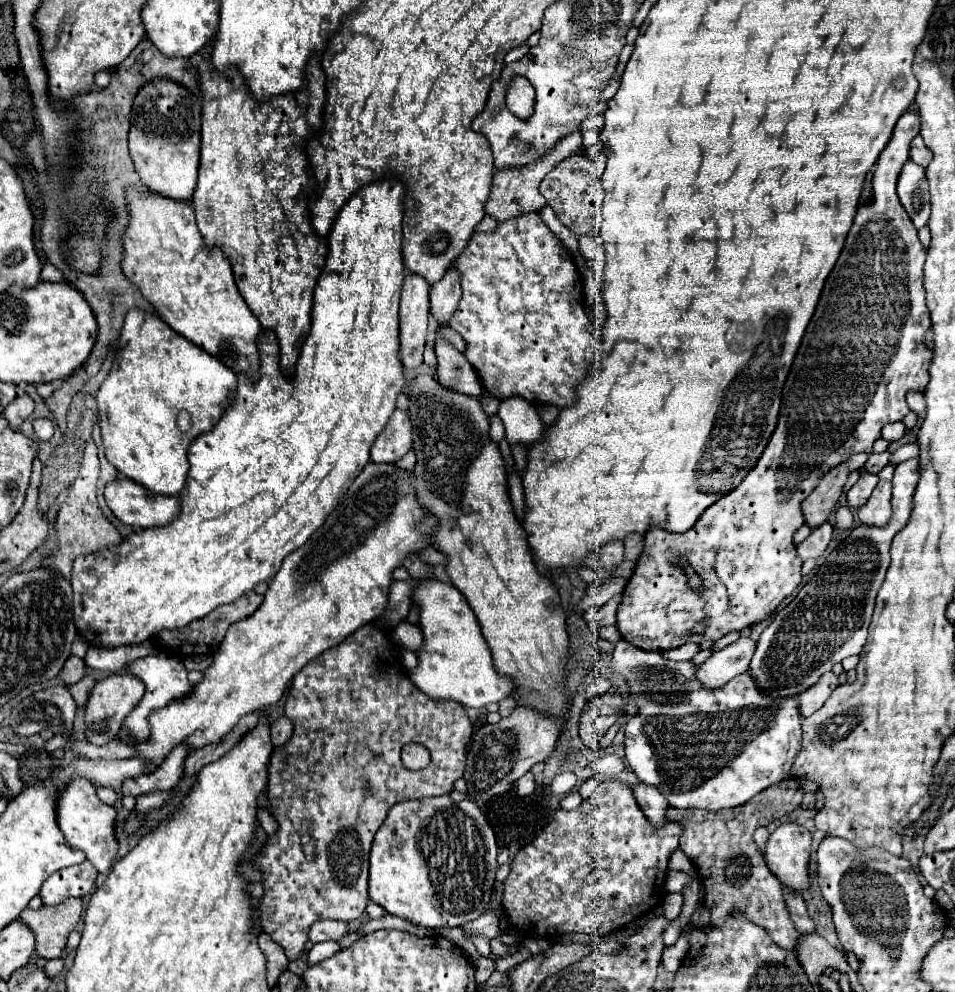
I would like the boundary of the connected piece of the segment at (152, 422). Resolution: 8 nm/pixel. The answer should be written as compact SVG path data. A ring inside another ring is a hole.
M131 309L127 313L119 335L119 367L107 375L107 379L97 391L99 425L105 455L119 469L119 473L127 477L119 477L105 487L107 505L121 523L139 529L149 529L169 525L173 519L179 517L181 505L175 495L179 495L187 483L187 449L199 435L215 427L215 423L221 419L227 405L231 405L235 397L237 373L233 369L225 367L213 355L205 353L189 339L175 333L159 317L141 309Z

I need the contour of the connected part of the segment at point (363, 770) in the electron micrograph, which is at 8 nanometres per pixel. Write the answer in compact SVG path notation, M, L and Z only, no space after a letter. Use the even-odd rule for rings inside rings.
M367 623L337 647L327 649L315 661L309 661L293 677L287 693L285 715L291 719L295 729L291 739L271 755L271 789L267 793L279 831L269 837L267 847L253 863L263 871L263 885L267 889L257 911L259 923L263 931L285 949L289 961L303 953L311 923L321 919L353 921L365 911L369 901L369 849L389 809L409 799L447 795L453 791L453 783L465 773L473 725L463 705L423 695L423 691L411 683L409 671L399 657L401 649L393 643L391 631ZM407 743L421 743L429 749L429 771L407 771L403 767L399 755ZM303 837L309 839L307 849L301 847Z

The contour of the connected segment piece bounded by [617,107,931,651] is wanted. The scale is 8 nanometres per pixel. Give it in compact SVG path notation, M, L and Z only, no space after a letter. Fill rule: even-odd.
M909 107L901 119L897 121L895 129L893 129L893 137L889 139L887 147L883 149L883 153L879 155L879 161L875 165L875 171L873 171L873 179L871 179L871 187L873 187L873 199L869 203L863 203L859 205L857 209L857 215L855 215L855 221L853 221L853 227L847 235L847 241L845 241L845 247L841 251L841 257L839 261L835 263L833 271L829 273L827 281L825 281L825 287L823 287L823 293L821 293L821 299L817 303L817 309L815 309L815 315L811 319L811 323L807 325L807 331L803 335L803 341L799 345L799 351L797 351L797 357L793 361L793 367L787 375L787 381L785 381L785 387L783 387L783 401L781 401L781 411L779 411L779 421L777 421L777 427L773 431L773 435L769 437L767 445L765 445L765 451L761 453L757 465L743 477L743 481L739 483L739 487L735 487L733 491L729 491L727 495L723 495L719 501L715 501L711 507L707 507L707 511L701 515L701 519L697 519L697 523L691 527L691 531L685 531L685 533L673 533L673 531L667 531L659 525L651 527L647 533L645 533L645 547L643 547L643 553L637 561L637 567L633 571L633 575L629 577L625 589L623 589L623 601L619 605L619 611L617 611L617 629L621 633L621 637L625 641L629 641L631 645L643 649L643 651L669 651L669 649L675 649L675 647L681 647L683 643L687 641L703 641L703 639L721 639L723 635L731 633L731 631L741 631L743 627L751 627L759 621L763 621L765 617L771 615L771 611L785 599L789 597L797 585L801 583L803 575L801 575L801 559L795 551L795 543L793 543L793 533L803 525L803 515L801 515L801 501L817 487L817 483L821 481L821 477L837 467L839 463L843 463L847 457L855 455L855 453L871 453L873 451L873 443L881 437L881 429L883 425L887 423L895 423L895 421L901 421L907 413L909 413L909 407L907 407L907 393L909 391L923 391L927 387L927 367L929 367L929 361L931 361L931 351L925 347L925 333L927 329L931 327L931 321L929 321L929 311L927 311L927 305L925 305L925 289L923 289L923 263L925 263L925 257L927 257L927 251L923 249L923 245L919 243L917 239L917 231L915 227L911 227L911 219L907 219L907 213L903 211L899 199L897 199L897 193L895 193L895 185L897 185L897 179L899 179L899 173L903 169L903 165L909 161L909 151L911 151L911 141L913 137L919 133L919 117L915 115L915 109ZM679 559L687 559L689 565L693 567L693 571L697 571L701 575L701 579L705 581L705 591L703 593L693 593L687 585L687 575L683 569L677 569L677 561ZM697 621L705 621L707 623L707 629L705 633L701 635L695 635L691 633L693 625Z

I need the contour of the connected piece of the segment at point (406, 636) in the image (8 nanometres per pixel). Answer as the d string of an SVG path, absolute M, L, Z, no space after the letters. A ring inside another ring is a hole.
M403 619L399 625L397 625L397 643L413 653L421 651L423 647L423 631L419 625L413 625L409 623L407 619Z

